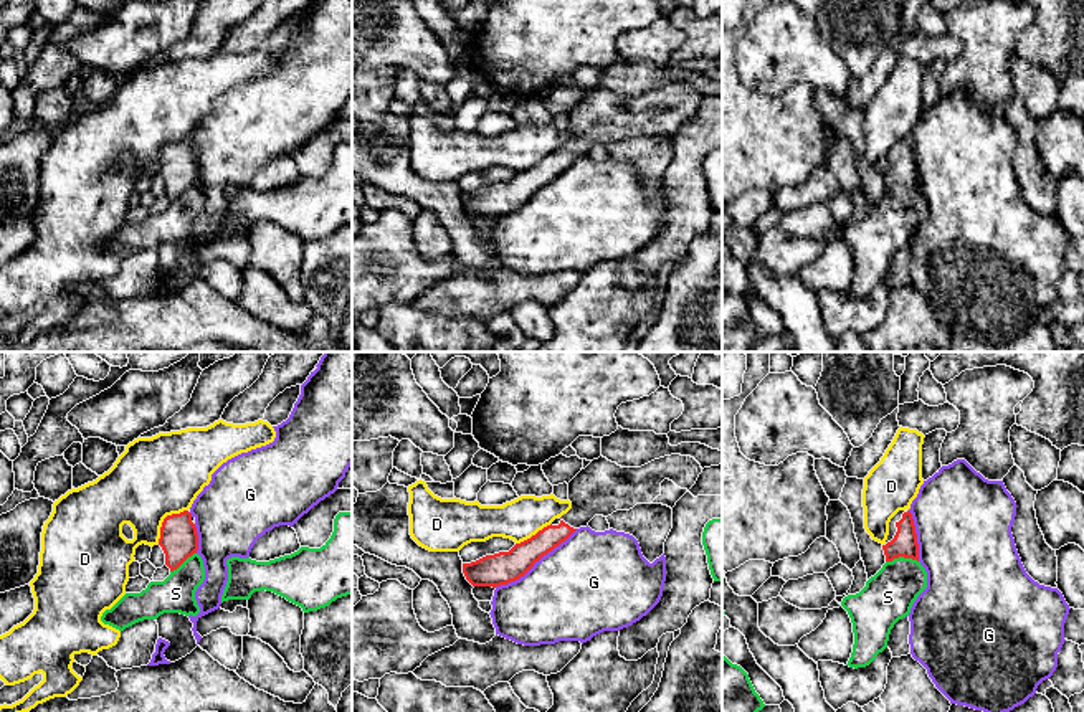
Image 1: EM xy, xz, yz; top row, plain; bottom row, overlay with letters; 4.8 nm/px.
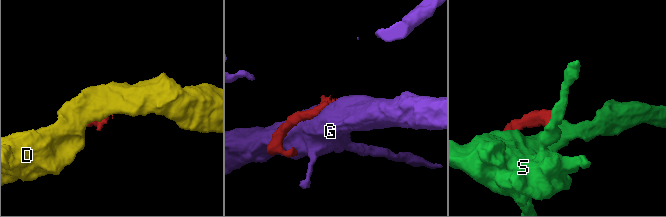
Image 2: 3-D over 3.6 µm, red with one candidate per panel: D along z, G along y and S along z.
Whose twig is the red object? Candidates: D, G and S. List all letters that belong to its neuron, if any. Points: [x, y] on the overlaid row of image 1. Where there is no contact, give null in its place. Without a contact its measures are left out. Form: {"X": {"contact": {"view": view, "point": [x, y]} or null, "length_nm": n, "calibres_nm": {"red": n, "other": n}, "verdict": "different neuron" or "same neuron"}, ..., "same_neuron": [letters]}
{"D": {"contact": {"view": "xy", "point": [164, 519]}, "length_nm": 220, "calibres_nm": {"red": 190, "other": 380}, "verdict": "different neuron"}, "G": {"contact": {"view": "xz", "point": [536, 560]}, "length_nm": 500, "calibres_nm": {"red": 160, "other": 460}, "verdict": "different neuron"}, "S": {"contact": {"view": "yz", "point": [901, 555]}, "length_nm": 160, "calibres_nm": {"red": 130, "other": 260}, "verdict": "different neuron"}, "same_neuron": []}

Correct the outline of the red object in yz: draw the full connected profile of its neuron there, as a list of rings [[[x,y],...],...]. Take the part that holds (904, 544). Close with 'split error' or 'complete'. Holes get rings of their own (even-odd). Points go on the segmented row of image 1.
[[[899,510],[889,522],[889,535],[882,545],[886,562],[904,557],[919,562],[919,543],[912,514]]]; split error

